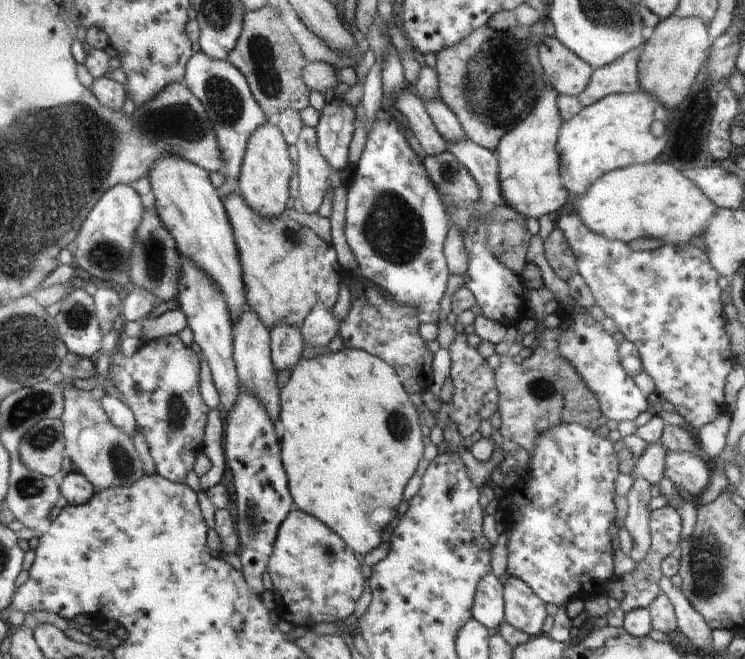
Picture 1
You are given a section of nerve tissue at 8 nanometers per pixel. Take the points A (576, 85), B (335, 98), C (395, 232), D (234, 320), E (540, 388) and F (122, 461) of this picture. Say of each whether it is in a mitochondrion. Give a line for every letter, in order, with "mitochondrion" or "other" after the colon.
A: other
B: other
C: mitochondrion
D: other
E: mitochondrion
F: mitochondrion

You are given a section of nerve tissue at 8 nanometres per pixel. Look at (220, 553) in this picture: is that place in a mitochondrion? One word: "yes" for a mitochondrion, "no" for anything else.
no

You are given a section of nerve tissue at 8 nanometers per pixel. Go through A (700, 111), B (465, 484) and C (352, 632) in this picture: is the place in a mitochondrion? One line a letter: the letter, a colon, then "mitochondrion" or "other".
A: mitochondrion
B: other
C: other

